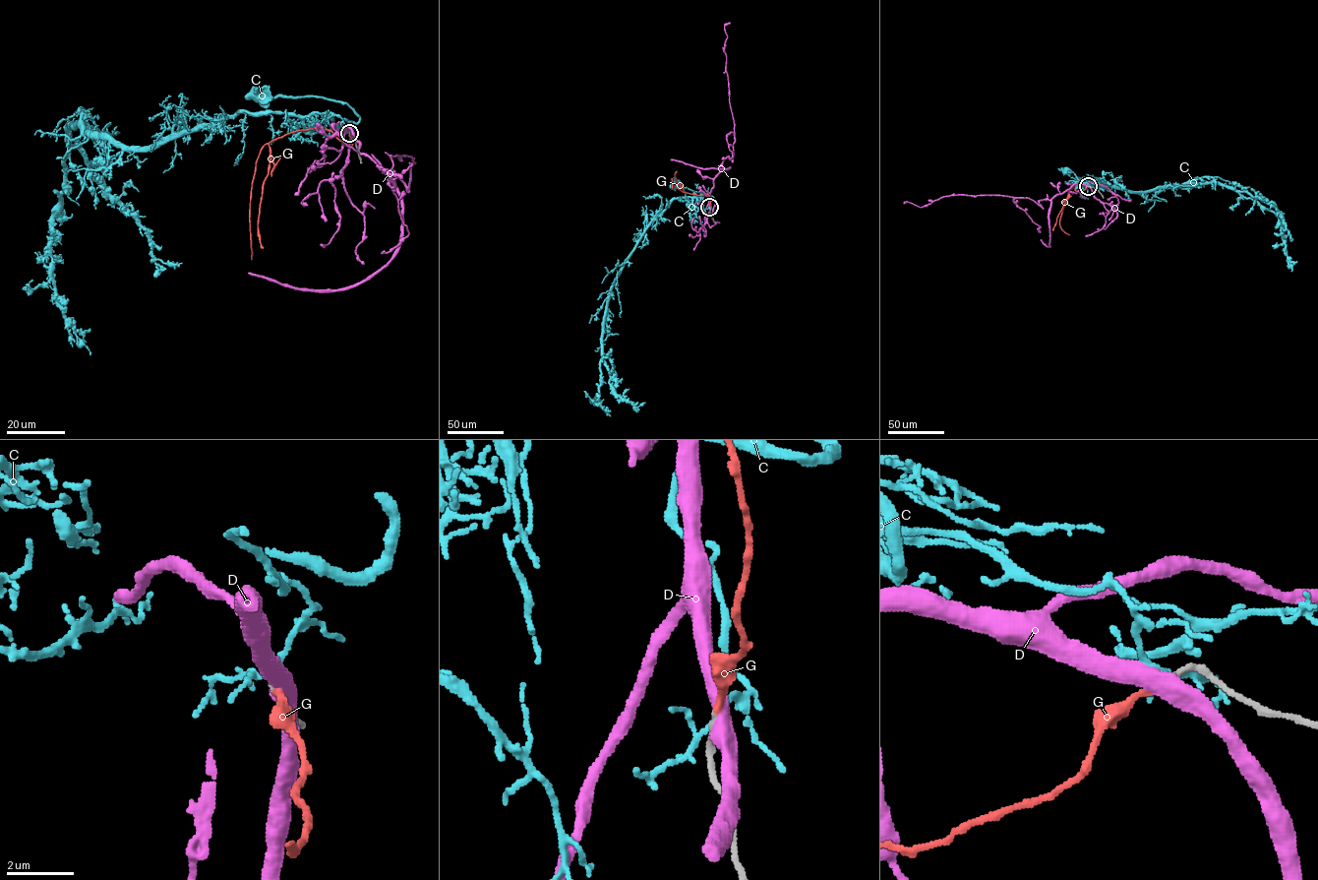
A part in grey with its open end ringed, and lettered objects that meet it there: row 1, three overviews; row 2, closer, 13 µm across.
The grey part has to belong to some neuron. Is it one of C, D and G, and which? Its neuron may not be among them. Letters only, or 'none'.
G

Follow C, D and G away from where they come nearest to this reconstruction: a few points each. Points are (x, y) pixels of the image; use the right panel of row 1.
C: (1088, 185), (1079, 182), (1073, 172), (1065, 172)
D: (1088, 186), (1074, 184), (1040, 200), (1041, 207), (998, 195), (904, 204)
G: (1088, 186), (1076, 191), (1075, 185), (1067, 197), (1059, 224), (1069, 234)

